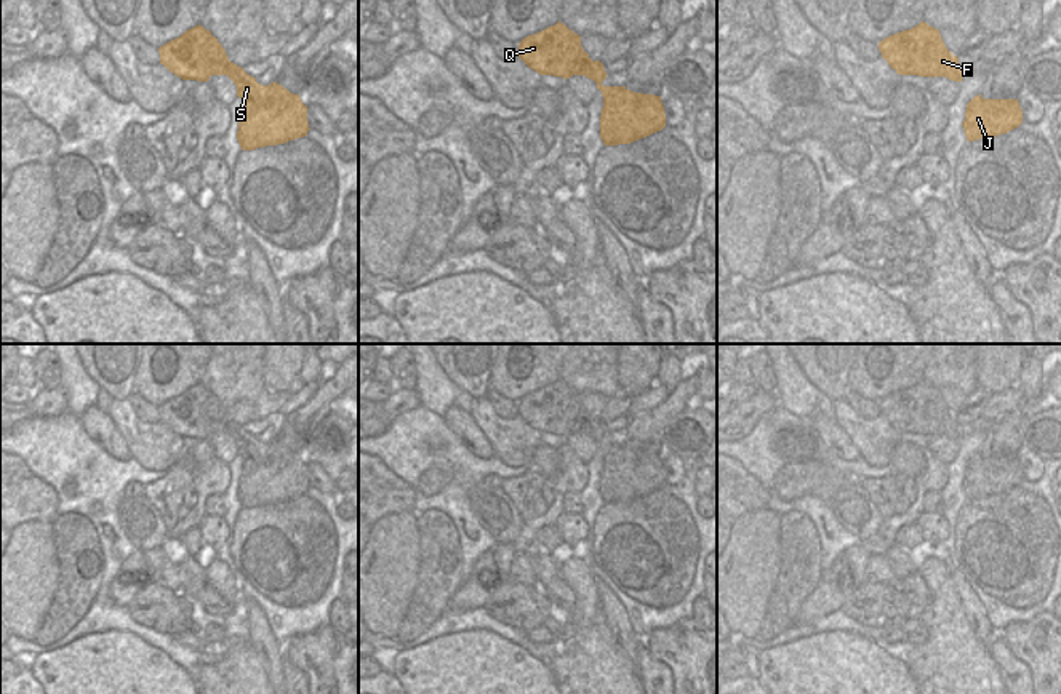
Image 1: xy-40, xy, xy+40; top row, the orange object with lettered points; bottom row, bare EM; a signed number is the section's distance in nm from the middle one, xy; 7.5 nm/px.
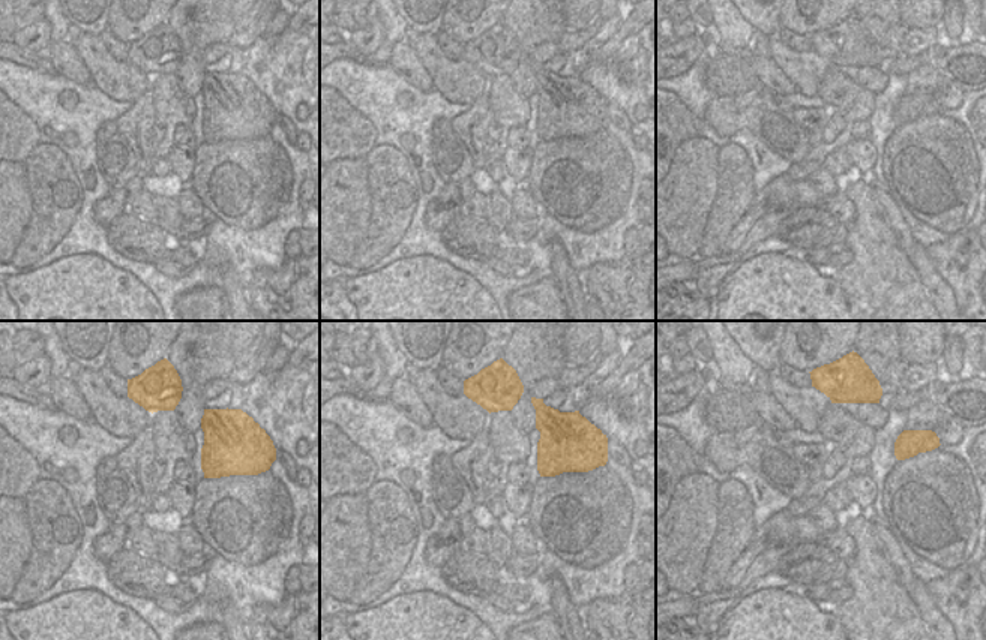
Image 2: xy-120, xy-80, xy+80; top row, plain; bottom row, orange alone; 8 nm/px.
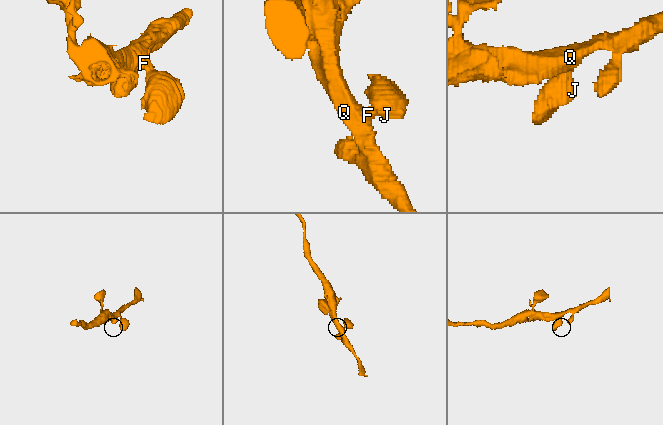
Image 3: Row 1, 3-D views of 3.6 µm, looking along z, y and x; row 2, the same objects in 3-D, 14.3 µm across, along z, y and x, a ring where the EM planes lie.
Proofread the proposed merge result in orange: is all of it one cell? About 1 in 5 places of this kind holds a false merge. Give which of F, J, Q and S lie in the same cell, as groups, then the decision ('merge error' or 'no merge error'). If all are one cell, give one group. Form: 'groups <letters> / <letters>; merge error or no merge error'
groups F J Q S; no merge error

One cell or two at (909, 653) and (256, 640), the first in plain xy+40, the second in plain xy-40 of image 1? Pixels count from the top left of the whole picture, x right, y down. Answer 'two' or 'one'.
two

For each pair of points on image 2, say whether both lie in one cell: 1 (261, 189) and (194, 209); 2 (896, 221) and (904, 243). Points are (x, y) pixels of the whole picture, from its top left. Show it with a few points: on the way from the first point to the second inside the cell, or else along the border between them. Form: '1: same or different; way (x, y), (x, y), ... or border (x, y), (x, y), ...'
1: different; border (188, 183), (206, 215)
2: same; way (899, 227), (904, 237)

